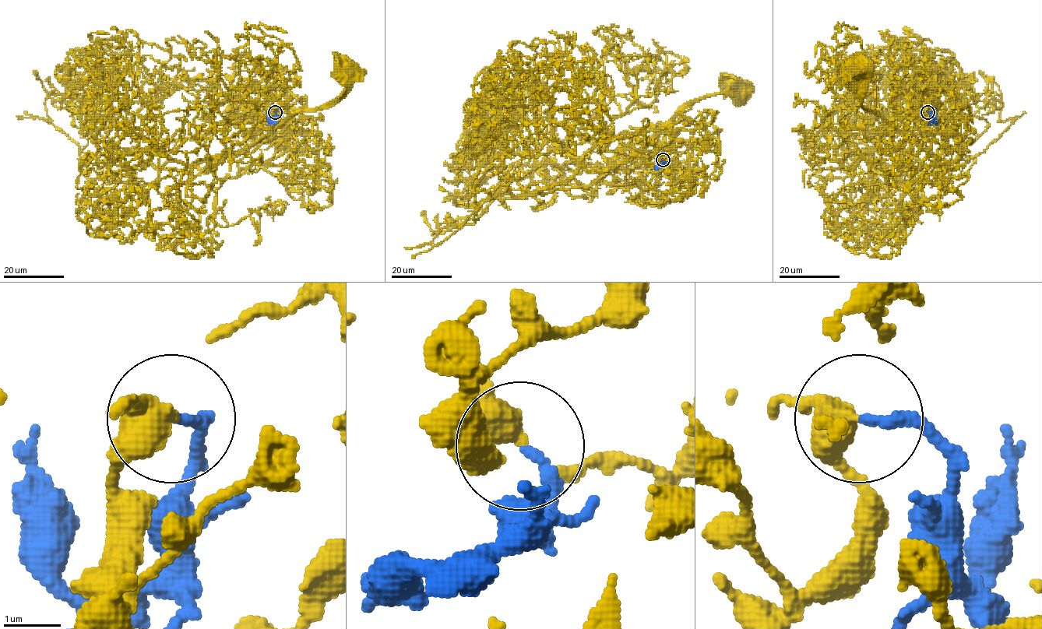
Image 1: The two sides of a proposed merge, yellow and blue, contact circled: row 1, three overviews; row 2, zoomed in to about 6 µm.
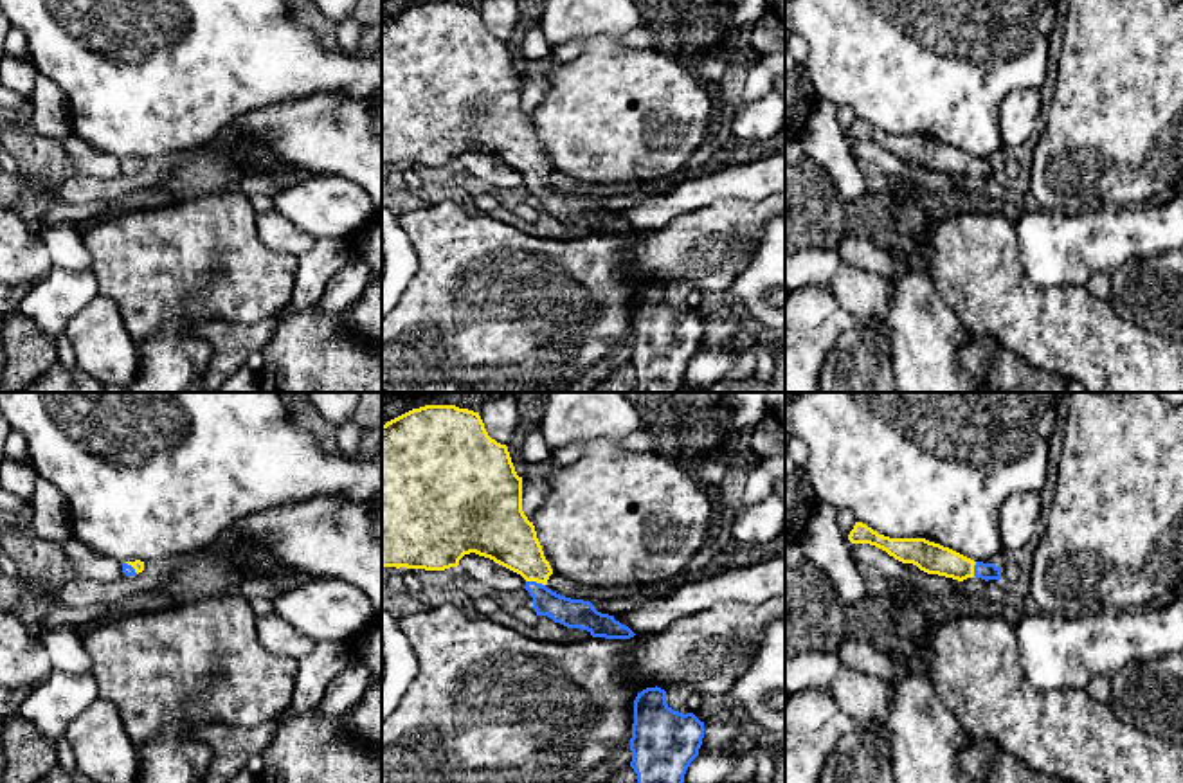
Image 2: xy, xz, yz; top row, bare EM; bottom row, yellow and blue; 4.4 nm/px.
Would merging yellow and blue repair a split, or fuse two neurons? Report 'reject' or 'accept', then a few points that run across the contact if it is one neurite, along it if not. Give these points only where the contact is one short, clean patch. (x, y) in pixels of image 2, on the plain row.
accept; line xz (505, 132), (532, 161), (535, 177), (557, 204), (569, 209)

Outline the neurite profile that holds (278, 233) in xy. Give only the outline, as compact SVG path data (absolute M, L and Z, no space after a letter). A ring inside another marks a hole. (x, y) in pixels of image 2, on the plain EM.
M275 211L256 216L256 232L265 247L293 257L301 257L317 243L317 236L299 229Z

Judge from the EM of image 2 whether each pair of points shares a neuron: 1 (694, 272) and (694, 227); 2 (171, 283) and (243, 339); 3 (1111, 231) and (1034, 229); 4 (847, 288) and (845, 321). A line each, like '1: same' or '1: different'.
1: same
2: different
3: same
4: different

